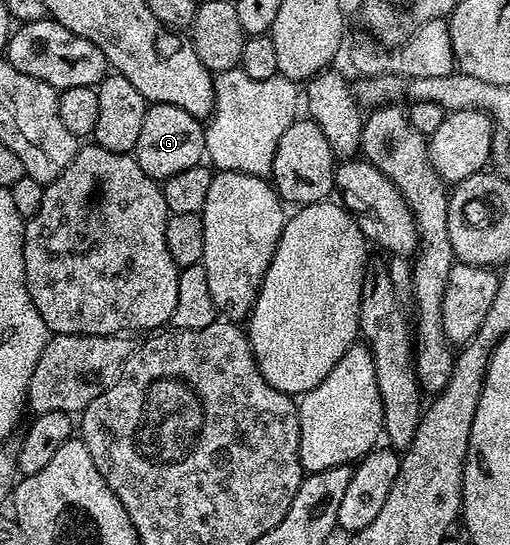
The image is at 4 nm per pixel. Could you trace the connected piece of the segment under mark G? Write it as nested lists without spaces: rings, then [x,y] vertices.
[[[151,105],[146,110],[142,134],[138,134],[138,142],[134,149],[138,166],[142,166],[142,170],[146,170],[146,174],[157,182],[169,180],[174,174],[182,174],[182,170],[190,170],[190,166],[205,159],[204,129],[205,125],[201,121],[186,114],[186,110],[178,106]]]

